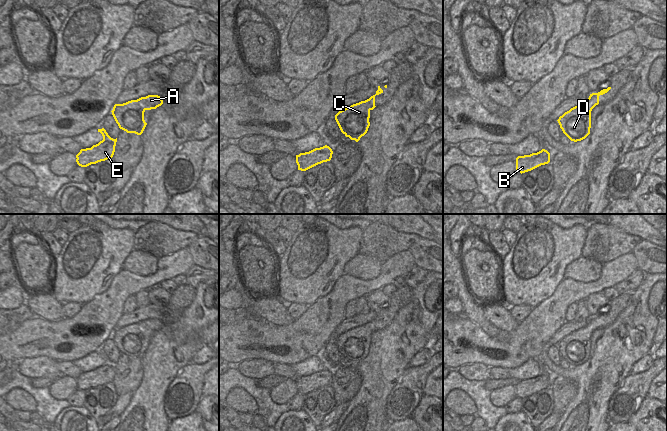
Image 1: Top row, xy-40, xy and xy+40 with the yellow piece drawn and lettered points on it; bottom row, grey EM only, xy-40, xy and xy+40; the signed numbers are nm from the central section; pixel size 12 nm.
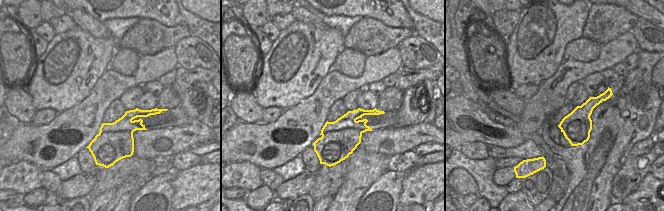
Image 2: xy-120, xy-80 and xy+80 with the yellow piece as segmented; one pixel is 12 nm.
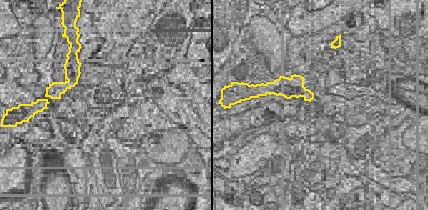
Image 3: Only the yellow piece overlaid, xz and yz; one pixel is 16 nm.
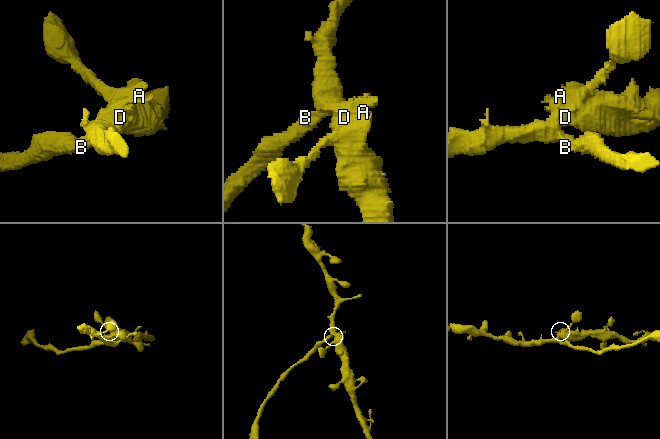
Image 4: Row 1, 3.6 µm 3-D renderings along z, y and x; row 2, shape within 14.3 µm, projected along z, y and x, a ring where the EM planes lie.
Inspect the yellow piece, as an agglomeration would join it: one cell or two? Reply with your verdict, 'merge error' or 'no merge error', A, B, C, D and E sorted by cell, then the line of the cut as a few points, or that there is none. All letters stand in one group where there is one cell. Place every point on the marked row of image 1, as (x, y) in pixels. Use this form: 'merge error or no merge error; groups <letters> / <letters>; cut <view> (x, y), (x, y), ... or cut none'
merge error; groups A C D E / B; cut xy+40 (523, 156), (529, 158), (541, 156), (548, 162)

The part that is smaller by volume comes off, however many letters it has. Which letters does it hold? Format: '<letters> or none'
B

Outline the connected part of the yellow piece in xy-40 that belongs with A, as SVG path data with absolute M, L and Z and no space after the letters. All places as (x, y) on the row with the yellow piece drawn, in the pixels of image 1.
M148 95L123 104L115 104L111 112L120 129L141 135L147 125L144 112L156 109L162 104L163 100L160 96Z

